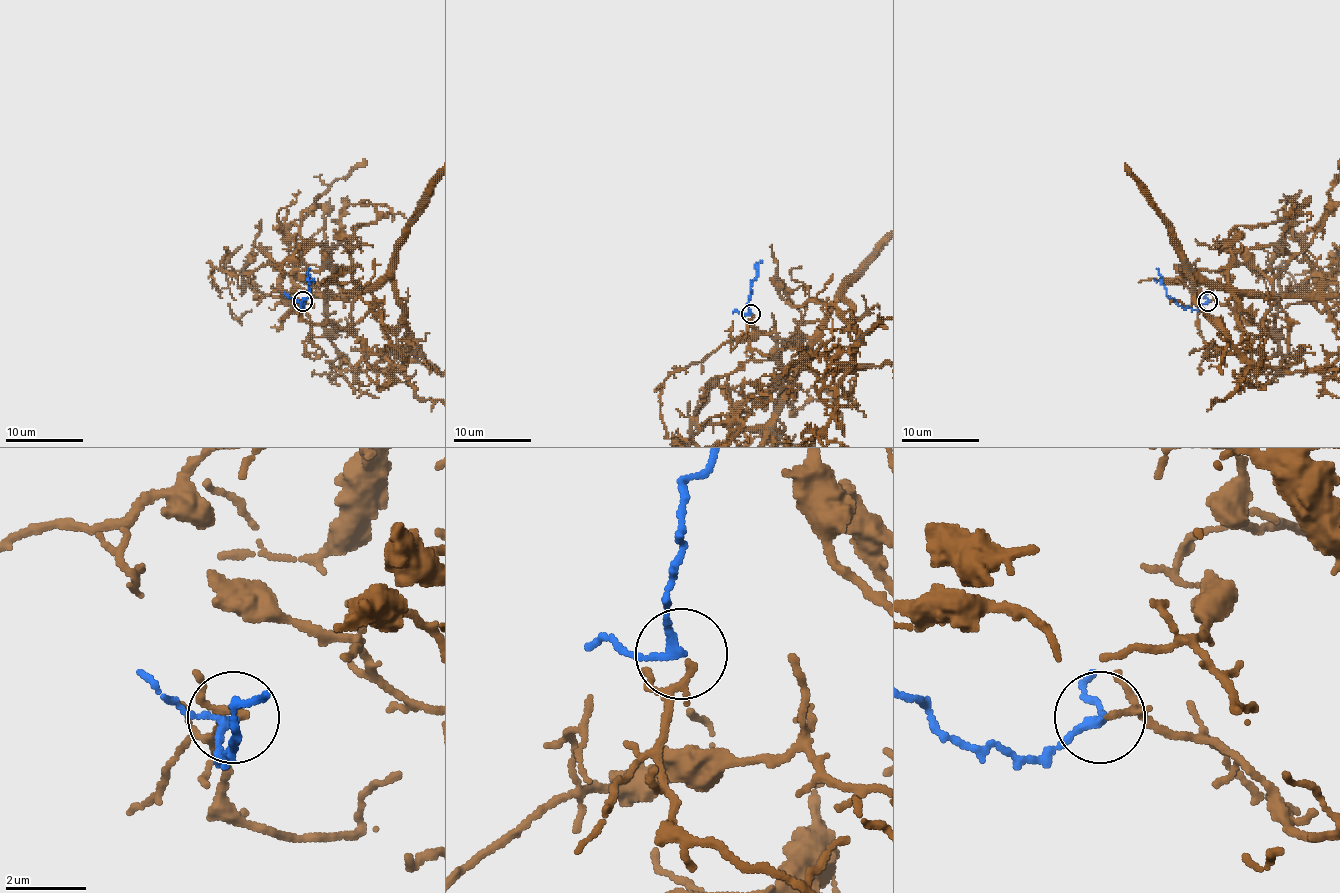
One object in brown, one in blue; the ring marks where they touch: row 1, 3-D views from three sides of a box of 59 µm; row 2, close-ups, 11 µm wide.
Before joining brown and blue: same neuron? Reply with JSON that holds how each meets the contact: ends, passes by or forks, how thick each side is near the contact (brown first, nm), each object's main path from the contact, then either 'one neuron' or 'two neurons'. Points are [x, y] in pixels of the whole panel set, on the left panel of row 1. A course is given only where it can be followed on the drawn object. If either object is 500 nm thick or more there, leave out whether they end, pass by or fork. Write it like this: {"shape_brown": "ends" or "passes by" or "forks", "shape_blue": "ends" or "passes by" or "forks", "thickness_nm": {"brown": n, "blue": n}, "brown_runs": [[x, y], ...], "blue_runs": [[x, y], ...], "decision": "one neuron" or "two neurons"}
{"shape_brown": "passes by", "shape_blue": "passes by", "thickness_nm": {"brown": 140, "blue": 180}, "blue_runs": [[302, 302], [300, 309], [308, 294], [308, 268]], "decision": "one neuron"}

